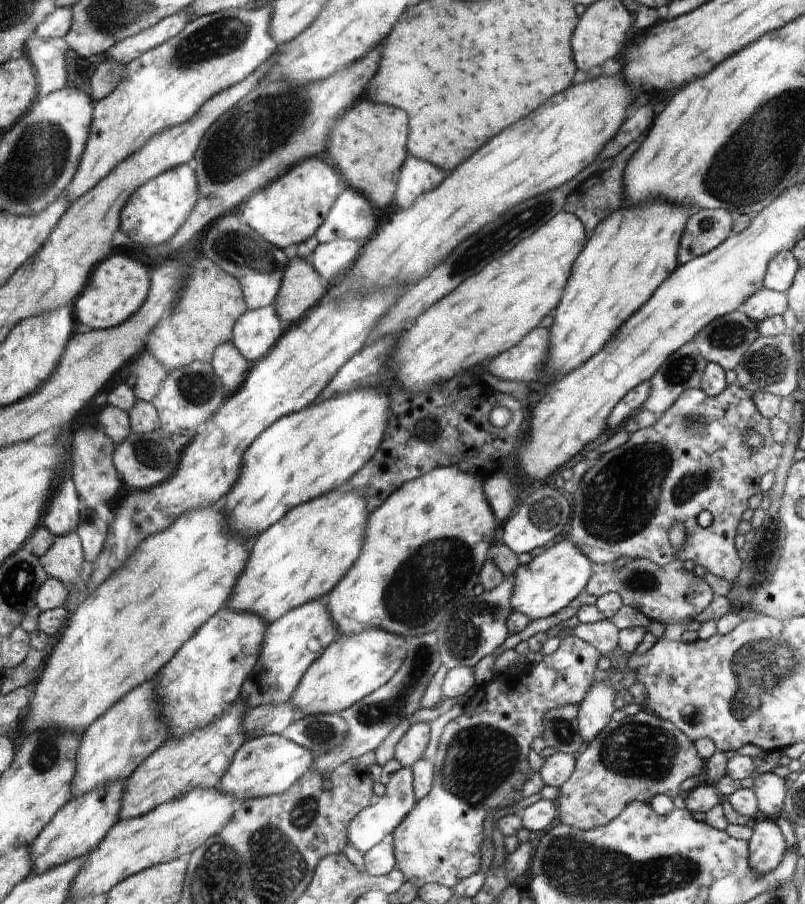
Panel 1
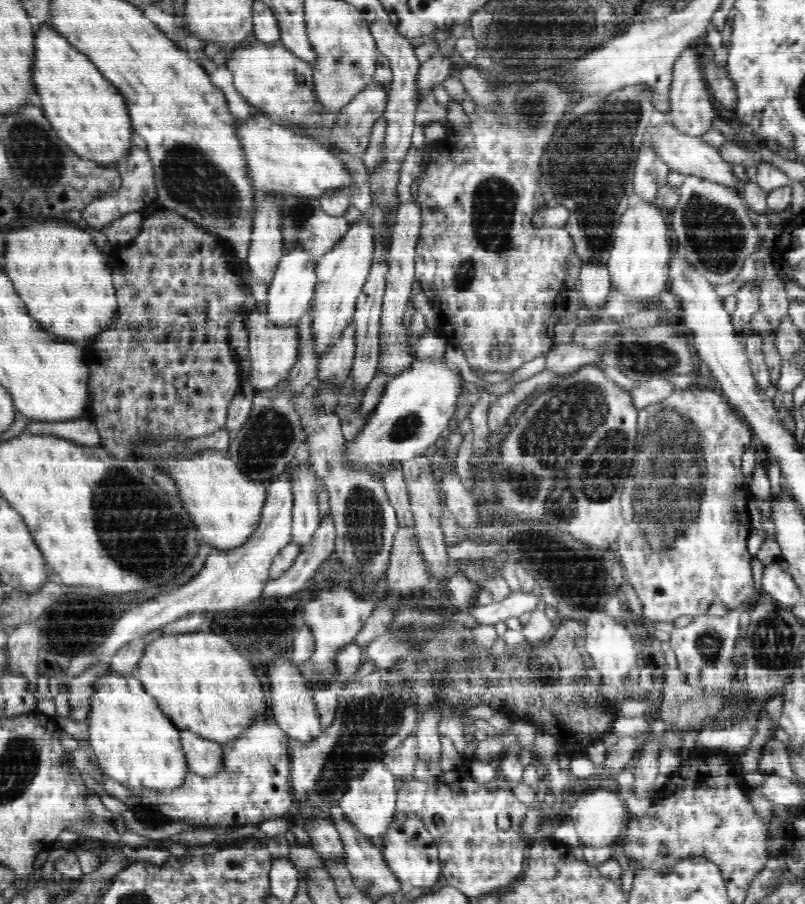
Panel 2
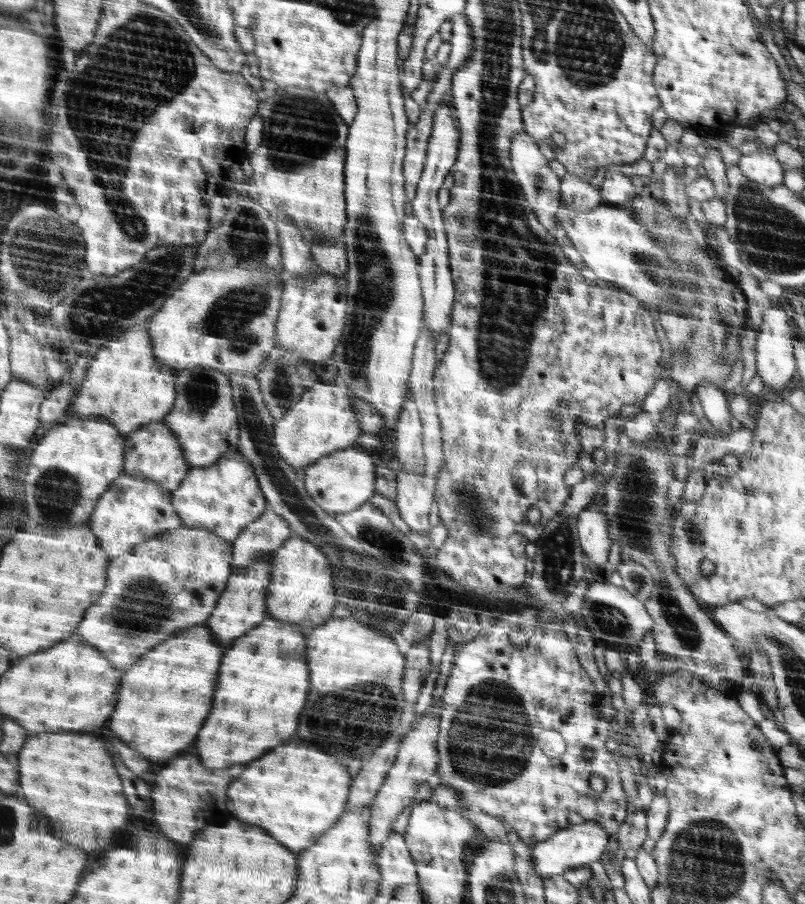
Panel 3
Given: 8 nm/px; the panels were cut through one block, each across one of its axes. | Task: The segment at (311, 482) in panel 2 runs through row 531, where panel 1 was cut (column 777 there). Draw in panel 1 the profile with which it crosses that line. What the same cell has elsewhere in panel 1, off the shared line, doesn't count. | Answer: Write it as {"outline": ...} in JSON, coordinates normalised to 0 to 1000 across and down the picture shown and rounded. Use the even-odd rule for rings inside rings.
{"outline":[[[947,319],[929,333],[923,334],[919,341],[929,348],[929,352],[943,357],[961,350],[971,350],[980,338],[978,324]]]}

